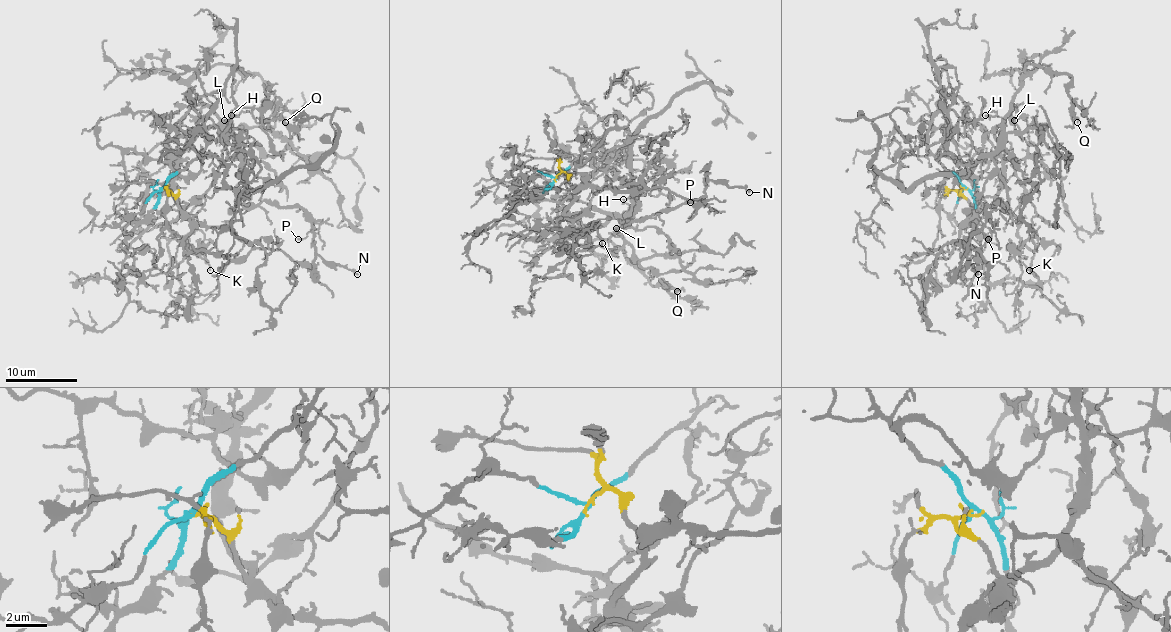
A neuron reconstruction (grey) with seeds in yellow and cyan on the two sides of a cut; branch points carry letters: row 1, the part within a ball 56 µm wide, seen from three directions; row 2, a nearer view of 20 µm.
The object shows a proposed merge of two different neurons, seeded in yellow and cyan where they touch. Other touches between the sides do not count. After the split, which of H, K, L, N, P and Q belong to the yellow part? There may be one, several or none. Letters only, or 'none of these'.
H, L, N, P, Q

